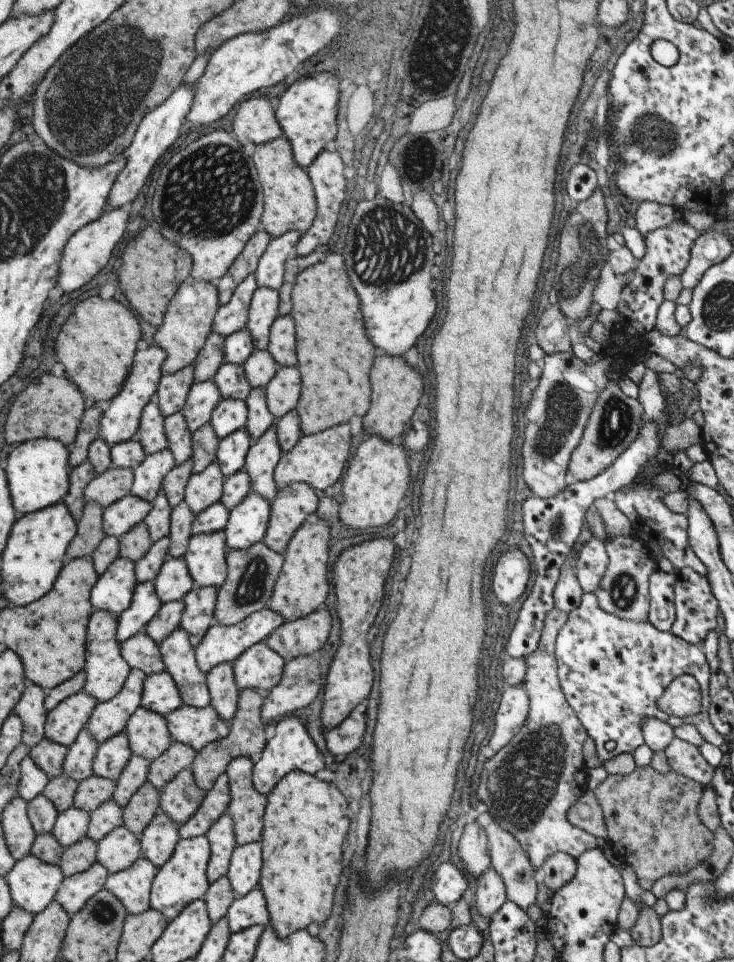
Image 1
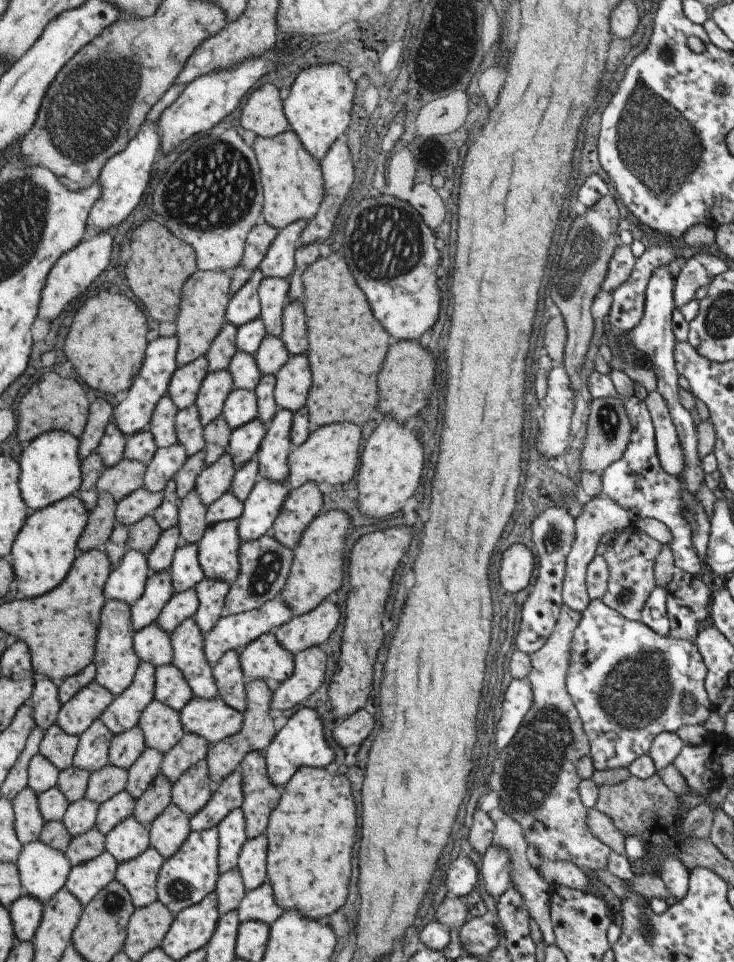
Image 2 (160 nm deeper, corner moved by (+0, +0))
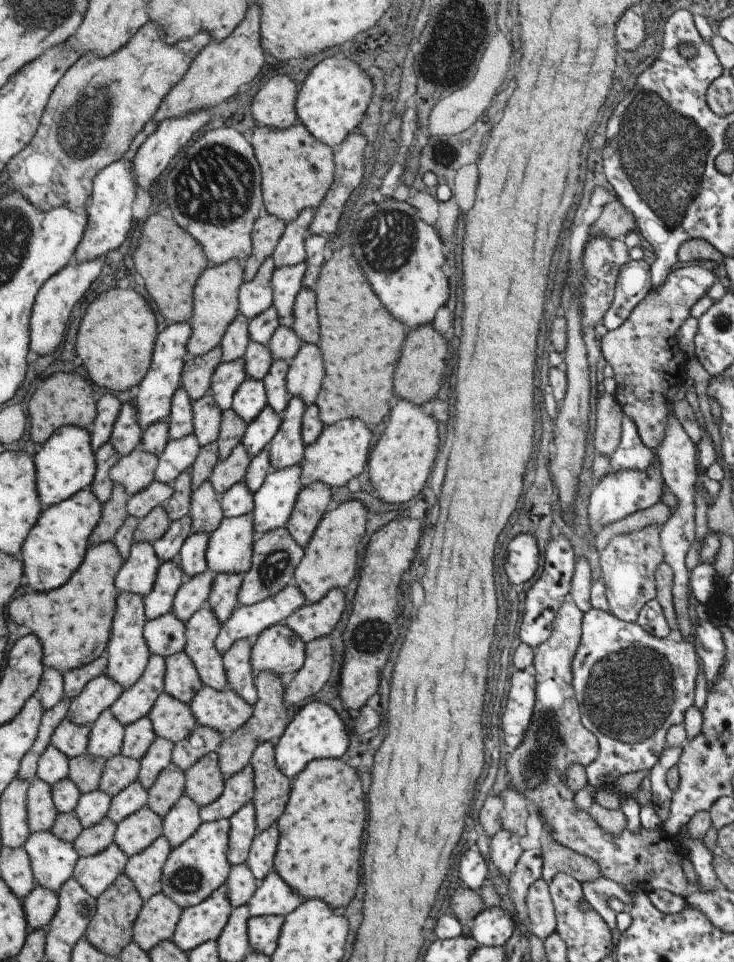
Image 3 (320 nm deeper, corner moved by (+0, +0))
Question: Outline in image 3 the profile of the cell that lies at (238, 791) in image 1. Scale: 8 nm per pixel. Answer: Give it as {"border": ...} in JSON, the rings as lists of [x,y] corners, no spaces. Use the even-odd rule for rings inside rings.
{"border":[[[265,741],[255,747],[249,765],[254,770],[254,793],[250,802],[254,806],[256,830],[260,832],[275,823],[279,816],[281,816],[288,799],[292,780],[276,767],[276,762],[274,761],[274,743],[270,741]]]}

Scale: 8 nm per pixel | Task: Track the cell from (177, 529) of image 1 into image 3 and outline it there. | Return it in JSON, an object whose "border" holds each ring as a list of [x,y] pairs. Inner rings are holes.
{"border":[[[204,480],[191,492],[188,515],[191,519],[190,527],[193,533],[206,532],[209,534],[219,526],[224,516],[219,496],[208,480]]]}

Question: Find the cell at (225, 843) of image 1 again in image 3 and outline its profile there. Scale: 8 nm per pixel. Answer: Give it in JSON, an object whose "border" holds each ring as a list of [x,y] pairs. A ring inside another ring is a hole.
{"border":[[[251,802],[244,804],[228,818],[230,831],[226,859],[230,865],[246,861],[251,841],[257,833],[254,818],[254,806]]]}

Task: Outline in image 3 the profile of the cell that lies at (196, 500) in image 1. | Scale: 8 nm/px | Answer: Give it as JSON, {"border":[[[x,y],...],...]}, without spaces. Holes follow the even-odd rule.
{"border":[[[241,442],[231,449],[225,460],[217,462],[208,476],[208,481],[219,497],[233,484],[243,480],[250,462],[251,456]]]}

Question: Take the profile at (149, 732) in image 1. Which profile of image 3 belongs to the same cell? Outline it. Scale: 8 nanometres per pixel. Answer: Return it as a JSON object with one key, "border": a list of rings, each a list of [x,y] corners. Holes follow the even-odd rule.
{"border":[[[161,692],[147,714],[157,737],[173,744],[183,740],[197,725],[190,706]]]}

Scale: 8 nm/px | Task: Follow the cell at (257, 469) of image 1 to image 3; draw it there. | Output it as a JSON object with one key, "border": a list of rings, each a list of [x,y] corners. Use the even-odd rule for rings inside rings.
{"border":[[[299,396],[290,397],[281,414],[281,422],[267,444],[271,470],[301,462],[304,444],[301,436],[302,414],[306,406]]]}

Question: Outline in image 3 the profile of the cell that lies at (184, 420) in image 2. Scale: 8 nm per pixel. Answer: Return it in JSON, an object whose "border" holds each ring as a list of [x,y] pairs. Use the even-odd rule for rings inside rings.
{"border":[[[209,392],[192,402],[192,433],[200,446],[217,440],[222,412]]]}

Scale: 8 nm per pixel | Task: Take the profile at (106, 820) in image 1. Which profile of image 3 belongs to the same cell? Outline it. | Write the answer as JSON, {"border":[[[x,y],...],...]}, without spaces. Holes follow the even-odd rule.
{"border":[[[135,779],[121,792],[112,796],[106,815],[117,824],[126,816],[133,814],[137,809],[145,806],[148,801],[148,792]]]}

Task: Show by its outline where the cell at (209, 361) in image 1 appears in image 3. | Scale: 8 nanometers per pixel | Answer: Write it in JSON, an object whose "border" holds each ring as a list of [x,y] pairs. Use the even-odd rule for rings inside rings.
{"border":[[[238,313],[227,325],[223,336],[220,338],[219,346],[222,352],[220,362],[242,360],[247,343],[250,341],[247,330],[248,320],[246,316]]]}

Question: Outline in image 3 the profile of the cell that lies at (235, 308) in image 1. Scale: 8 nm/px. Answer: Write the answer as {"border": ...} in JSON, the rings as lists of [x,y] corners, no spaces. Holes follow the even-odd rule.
{"border":[[[269,255],[259,265],[255,276],[241,283],[238,292],[238,312],[248,319],[252,319],[272,304],[271,277],[274,269],[272,256]]]}

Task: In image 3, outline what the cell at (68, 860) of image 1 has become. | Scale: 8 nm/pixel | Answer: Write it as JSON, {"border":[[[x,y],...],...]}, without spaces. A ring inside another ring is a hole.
{"border":[[[107,815],[94,825],[84,828],[72,842],[78,858],[94,855],[107,848],[112,843],[115,829],[116,824]]]}

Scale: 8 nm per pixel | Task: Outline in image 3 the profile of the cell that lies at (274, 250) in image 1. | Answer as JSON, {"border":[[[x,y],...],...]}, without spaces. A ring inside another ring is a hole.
{"border":[[[304,208],[291,222],[286,223],[271,254],[275,268],[304,262],[304,242],[309,236],[308,226],[313,215],[314,209]]]}

